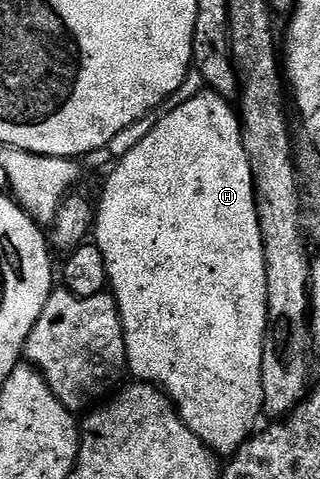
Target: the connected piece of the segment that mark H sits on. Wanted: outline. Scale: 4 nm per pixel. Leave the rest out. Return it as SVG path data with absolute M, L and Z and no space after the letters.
M211 92L203 93L186 99L169 114L161 113L161 118L121 156L120 163L109 172L108 179L104 182L104 191L100 194L100 202L98 198L98 205L94 210L94 244L102 252L102 260L106 260L108 290L118 304L131 377L133 374L133 379L159 386L172 399L173 406L180 413L180 419L190 428L190 432L197 434L208 445L209 450L217 455L231 456L240 449L243 442L253 437L252 428L262 418L264 409L262 344L268 319L266 260L258 224L252 169L242 140L237 107L227 98Z

